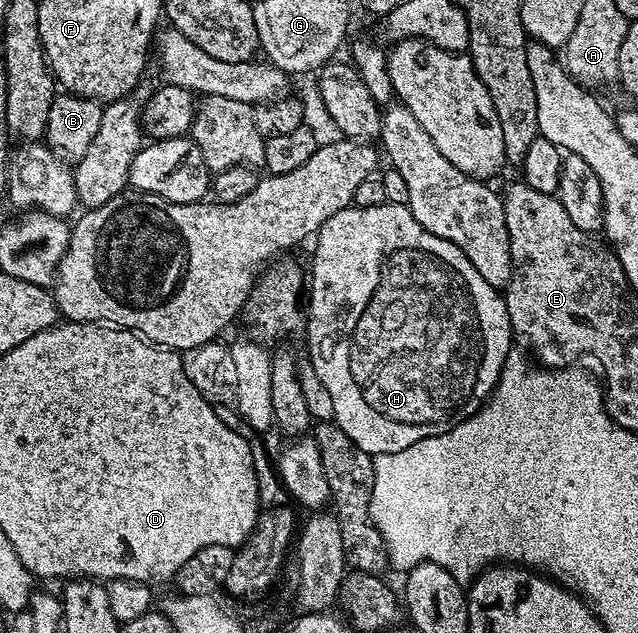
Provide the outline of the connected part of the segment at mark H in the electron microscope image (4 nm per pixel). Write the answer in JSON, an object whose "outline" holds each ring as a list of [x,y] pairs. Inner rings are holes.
{"outline":[[[389,205],[358,209],[349,207],[338,211],[338,215],[330,215],[319,233],[315,234],[316,254],[312,257],[312,273],[310,269],[310,293],[312,302],[306,305],[306,334],[308,333],[307,360],[314,367],[318,379],[330,391],[334,402],[334,423],[362,451],[373,455],[402,451],[402,447],[410,447],[410,443],[418,443],[418,439],[430,439],[430,435],[442,435],[450,431],[467,417],[479,411],[481,405],[492,396],[502,367],[506,363],[508,353],[514,347],[514,334],[510,315],[506,311],[506,303],[501,290],[490,287],[478,271],[474,271],[474,263],[466,259],[466,255],[454,243],[426,231],[418,219],[409,211],[407,205]]]}

